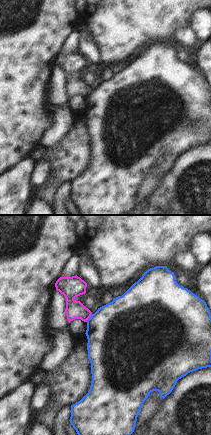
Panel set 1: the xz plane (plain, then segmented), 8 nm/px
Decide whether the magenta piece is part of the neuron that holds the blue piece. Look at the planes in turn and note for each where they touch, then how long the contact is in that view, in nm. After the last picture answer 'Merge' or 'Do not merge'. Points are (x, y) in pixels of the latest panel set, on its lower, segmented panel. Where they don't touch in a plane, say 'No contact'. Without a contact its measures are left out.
Touches blue at (89, 318). Shared border 80 nm

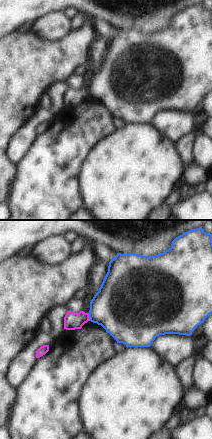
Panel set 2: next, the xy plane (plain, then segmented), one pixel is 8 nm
Touches blue at (89, 317). Shared border 70 nm

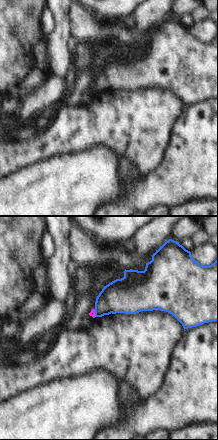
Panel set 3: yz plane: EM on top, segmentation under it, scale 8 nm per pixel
Touches blue at (95, 313). Shared border 70 nm

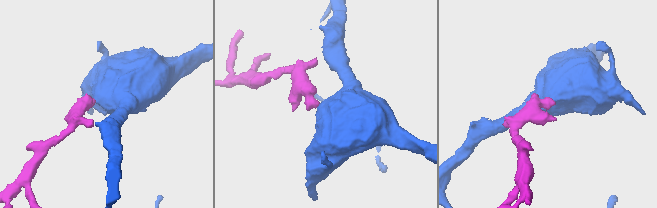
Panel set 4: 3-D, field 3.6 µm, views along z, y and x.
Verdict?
Do not merge

